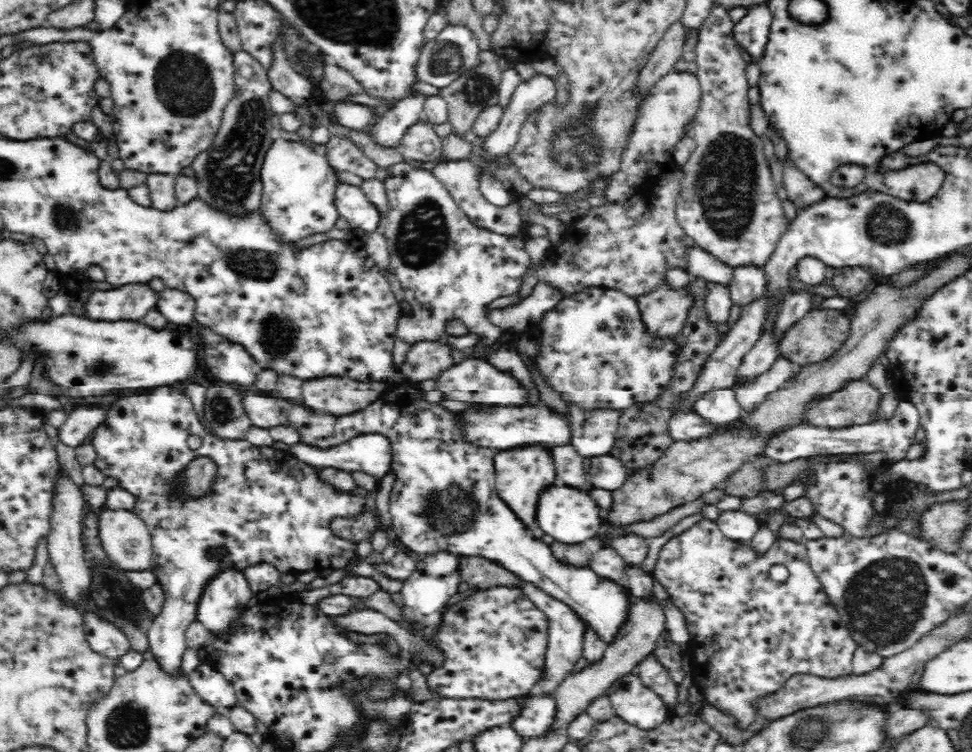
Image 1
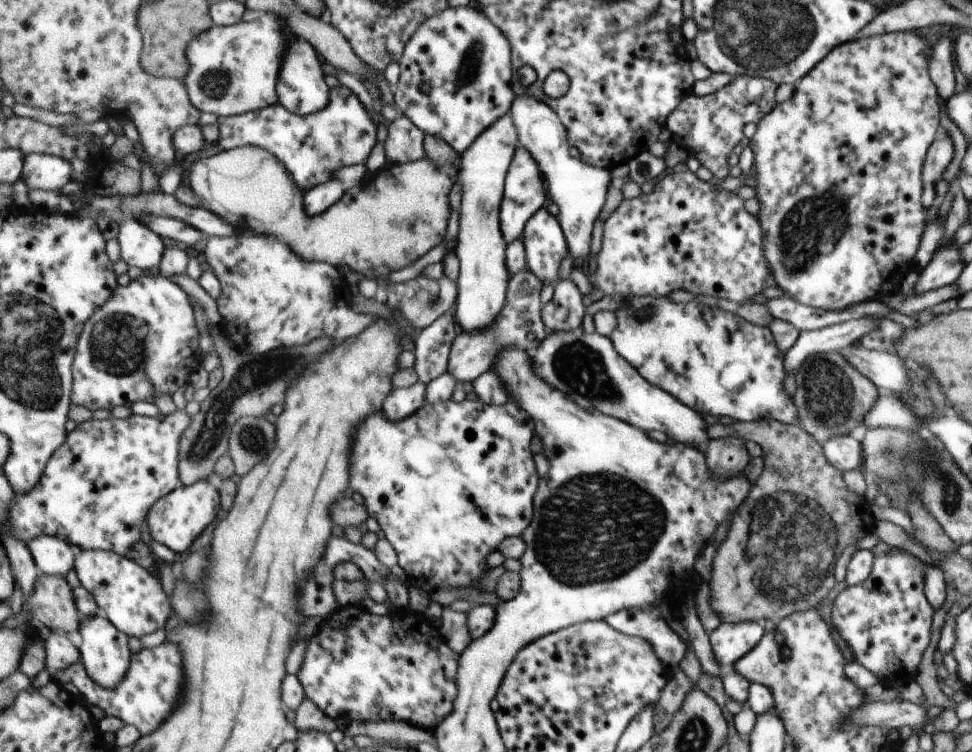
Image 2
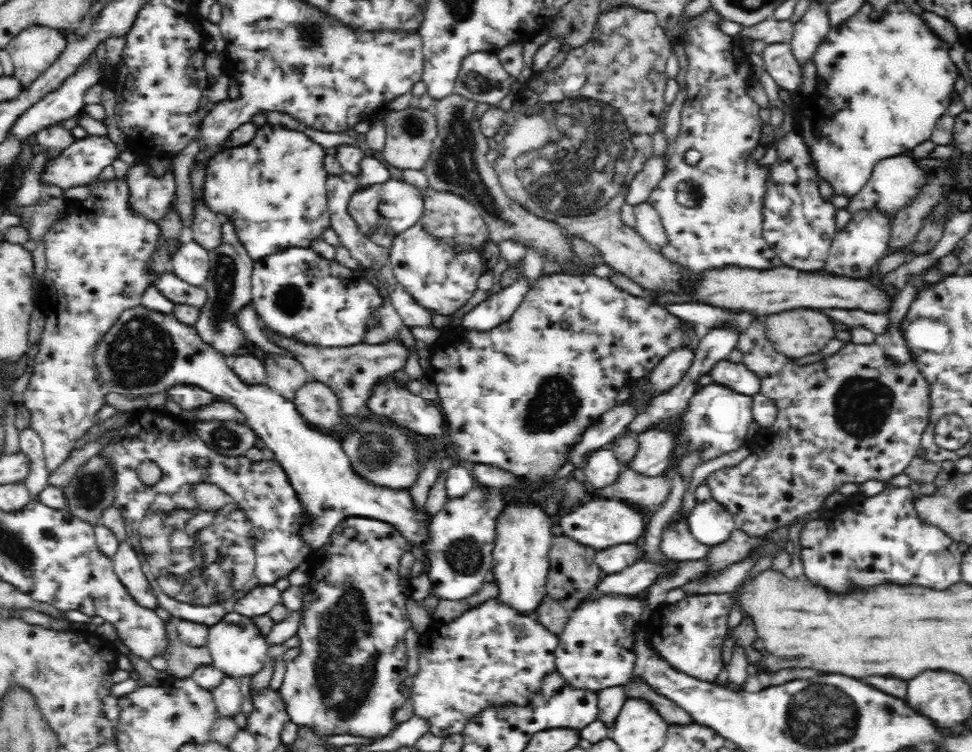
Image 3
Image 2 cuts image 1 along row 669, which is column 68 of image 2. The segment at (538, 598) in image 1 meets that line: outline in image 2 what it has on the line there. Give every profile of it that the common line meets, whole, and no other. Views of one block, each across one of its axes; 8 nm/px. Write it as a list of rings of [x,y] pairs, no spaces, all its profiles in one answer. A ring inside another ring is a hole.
[[[41,534],[29,542],[29,548],[44,574],[67,576],[75,568],[78,550],[65,539]]]

